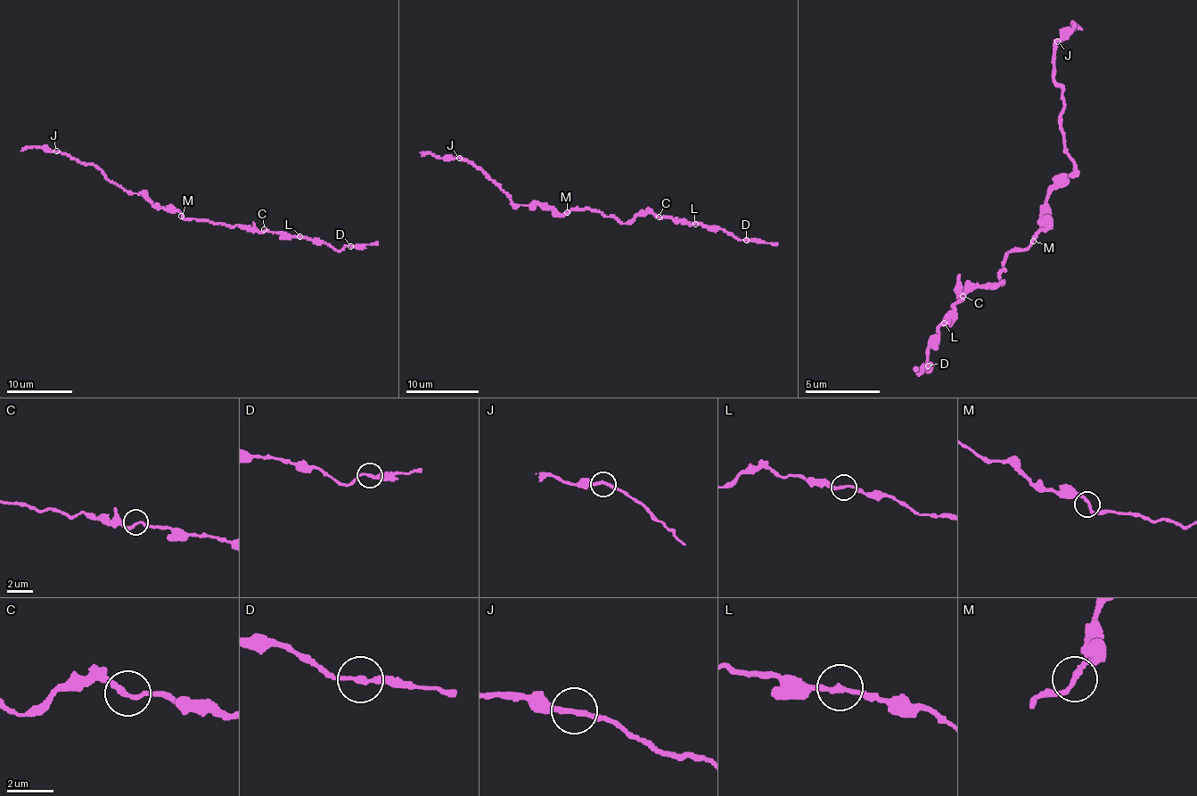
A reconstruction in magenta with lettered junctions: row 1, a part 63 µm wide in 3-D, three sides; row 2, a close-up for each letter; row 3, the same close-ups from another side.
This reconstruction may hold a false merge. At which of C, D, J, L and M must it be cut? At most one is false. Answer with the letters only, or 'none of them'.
D

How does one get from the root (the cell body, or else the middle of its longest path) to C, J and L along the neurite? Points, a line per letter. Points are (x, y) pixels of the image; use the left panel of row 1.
C: (192, 218), (232, 226), (241, 225), (254, 231), (264, 229)
J: (192, 218), (184, 219), (179, 211), (156, 208), (141, 193), (127, 192), (114, 184), (93, 165), (56, 151)
L: (192, 218), (232, 226), (241, 225), (254, 231), (299, 236)

